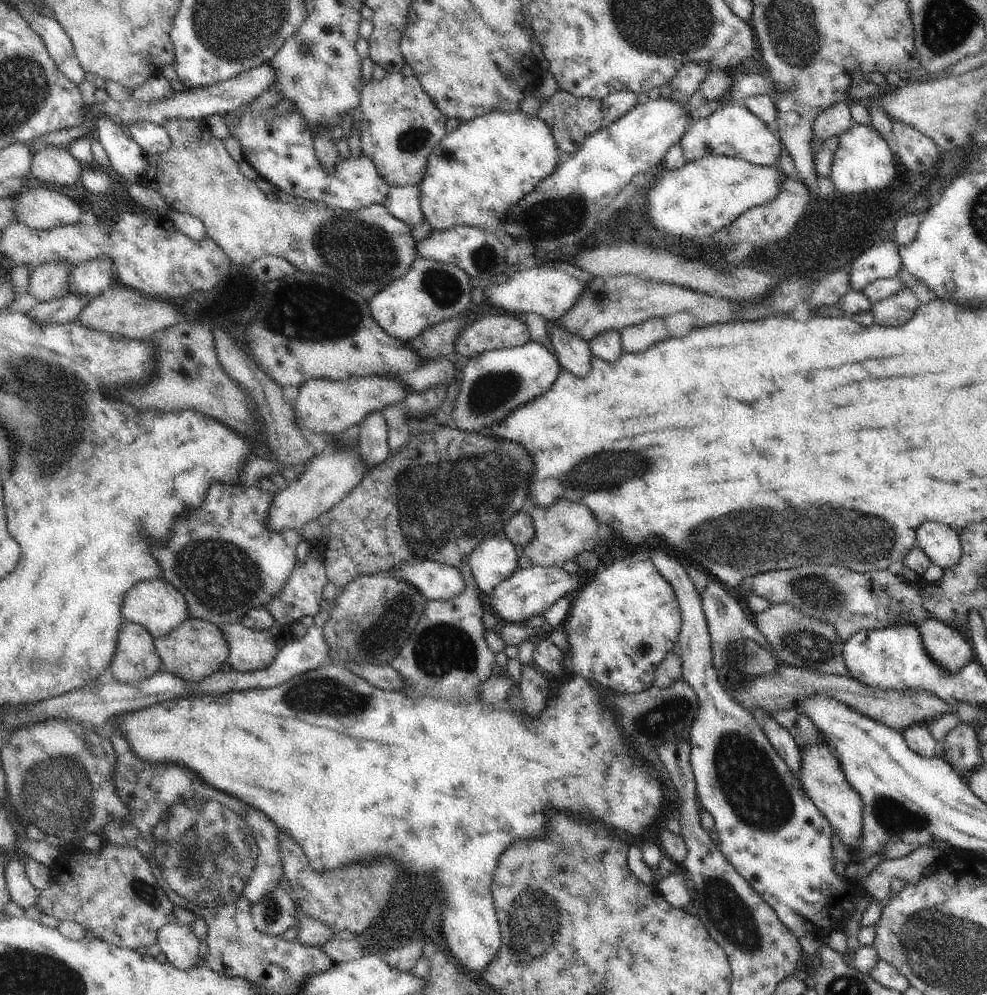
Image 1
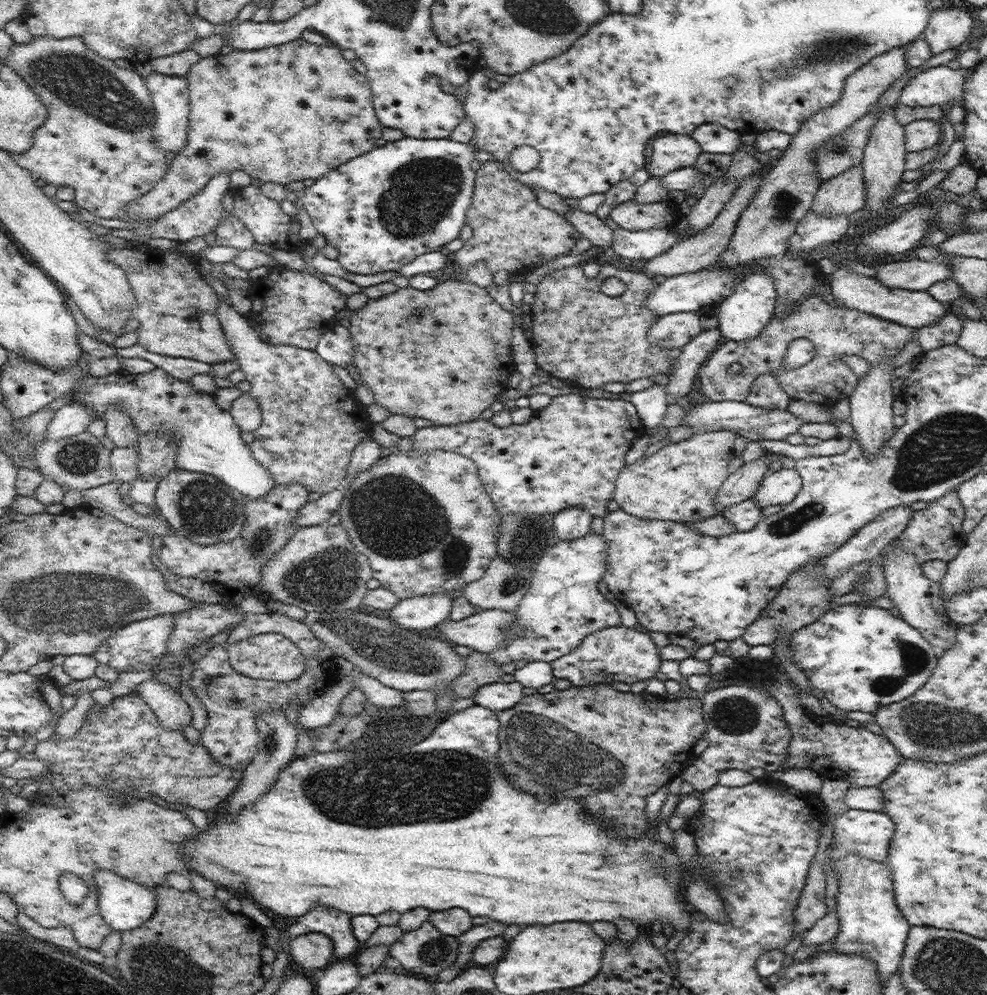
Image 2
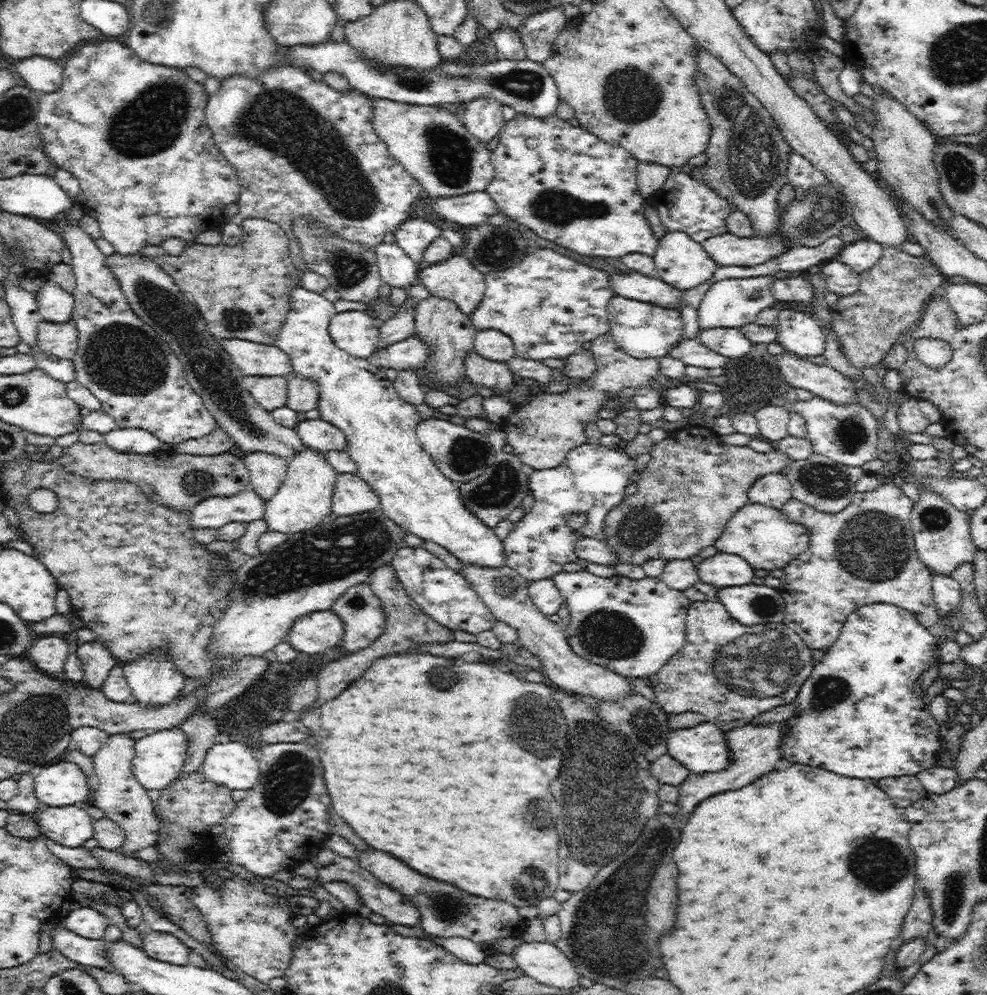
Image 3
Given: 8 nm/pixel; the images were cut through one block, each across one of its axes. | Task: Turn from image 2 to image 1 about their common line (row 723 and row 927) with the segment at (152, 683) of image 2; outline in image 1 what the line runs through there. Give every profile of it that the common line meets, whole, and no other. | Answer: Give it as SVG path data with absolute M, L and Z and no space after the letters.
M177 922L165 924L165 928L157 932L155 942L161 948L161 954L165 956L167 964L171 964L173 968L183 972L195 968L199 942L193 936L193 930L189 924L177 924Z

